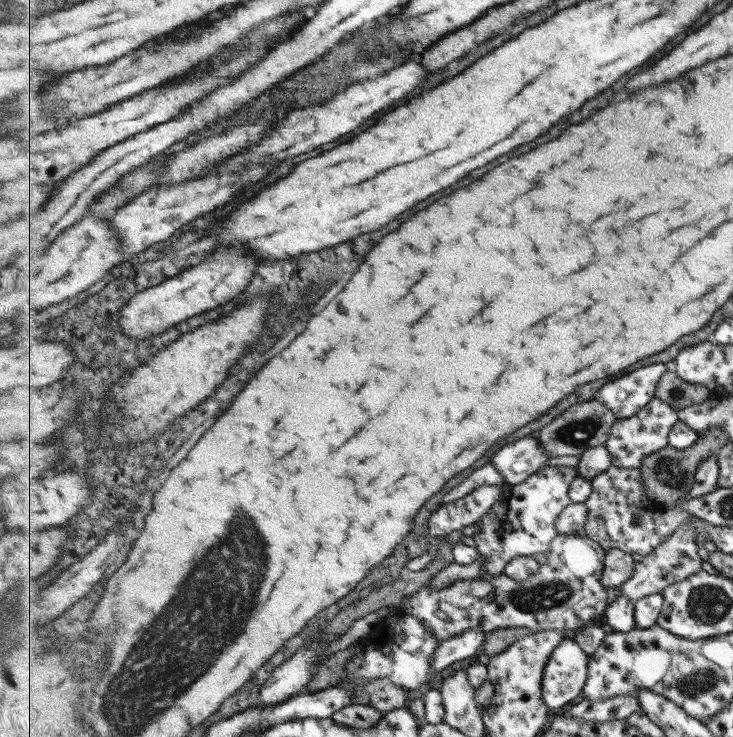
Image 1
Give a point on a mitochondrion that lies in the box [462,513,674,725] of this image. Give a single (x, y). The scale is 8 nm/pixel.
(544, 596)

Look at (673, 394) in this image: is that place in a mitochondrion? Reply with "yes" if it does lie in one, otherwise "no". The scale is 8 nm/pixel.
yes

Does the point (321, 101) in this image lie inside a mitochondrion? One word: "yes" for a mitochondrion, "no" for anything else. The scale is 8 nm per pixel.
no

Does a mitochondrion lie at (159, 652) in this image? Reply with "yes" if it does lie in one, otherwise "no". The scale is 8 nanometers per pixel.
yes

